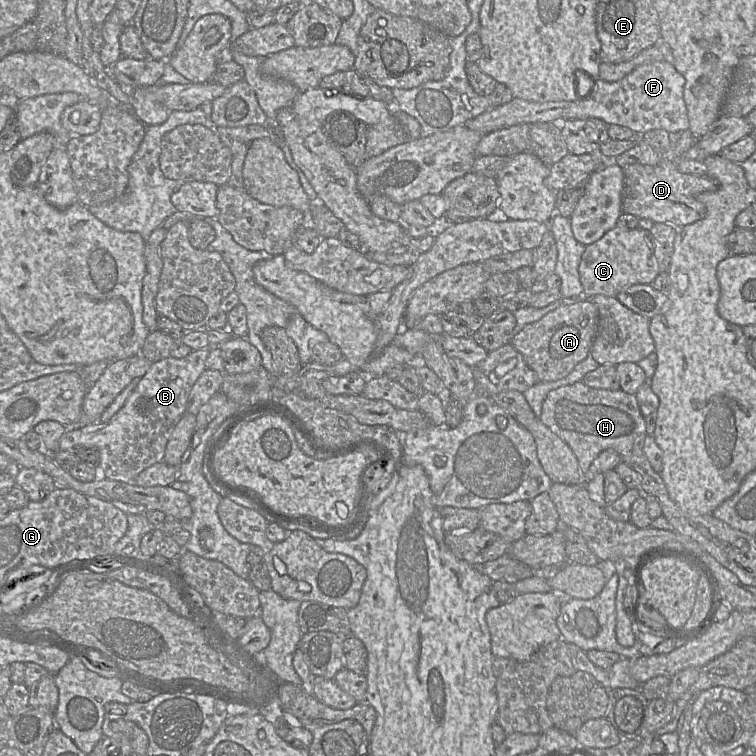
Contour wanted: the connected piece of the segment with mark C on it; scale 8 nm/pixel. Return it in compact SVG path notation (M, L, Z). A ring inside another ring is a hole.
M619 225L586 246L579 265L580 281L587 298L595 295L617 297L628 286L651 284L659 273L650 232L641 228L622 228Z

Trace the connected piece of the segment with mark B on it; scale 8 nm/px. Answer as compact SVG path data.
M210 348L192 350L186 357L167 357L151 364L122 408L107 423L95 422L80 428L67 428L59 442L59 450L77 448L97 448L100 453L99 476L121 482L133 482L136 476L153 464L162 462L168 440L184 413L186 412L190 391L206 369L205 361Z

